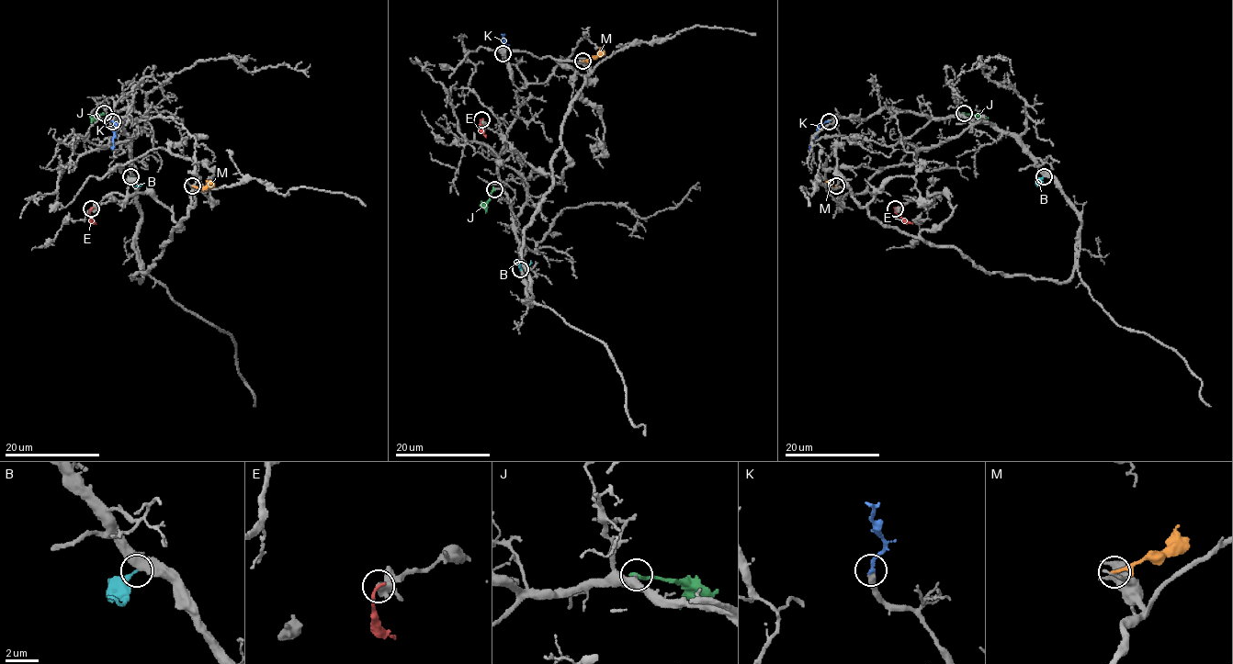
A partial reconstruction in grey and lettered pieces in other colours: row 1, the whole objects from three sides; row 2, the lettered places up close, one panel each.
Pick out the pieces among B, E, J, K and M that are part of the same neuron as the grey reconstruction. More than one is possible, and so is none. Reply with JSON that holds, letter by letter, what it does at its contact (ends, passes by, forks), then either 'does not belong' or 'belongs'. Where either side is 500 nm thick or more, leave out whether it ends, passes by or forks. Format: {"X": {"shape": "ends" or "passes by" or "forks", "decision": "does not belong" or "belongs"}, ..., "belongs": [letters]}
{"B": {"shape": "ends", "decision": "does not belong"}, "E": {"decision": "does not belong"}, "J": {"shape": "ends", "decision": "does not belong"}, "K": {"shape": "ends", "decision": "belongs"}, "M": {"shape": "ends", "decision": "does not belong"}, "belongs": ["K"]}

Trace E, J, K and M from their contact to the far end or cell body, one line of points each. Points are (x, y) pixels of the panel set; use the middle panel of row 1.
E: (480, 119), (480, 128), (485, 137)
J: (493, 189), (485, 213)
K: (502, 53), (505, 45), (502, 34)
M: (582, 61), (593, 58), (602, 47)

